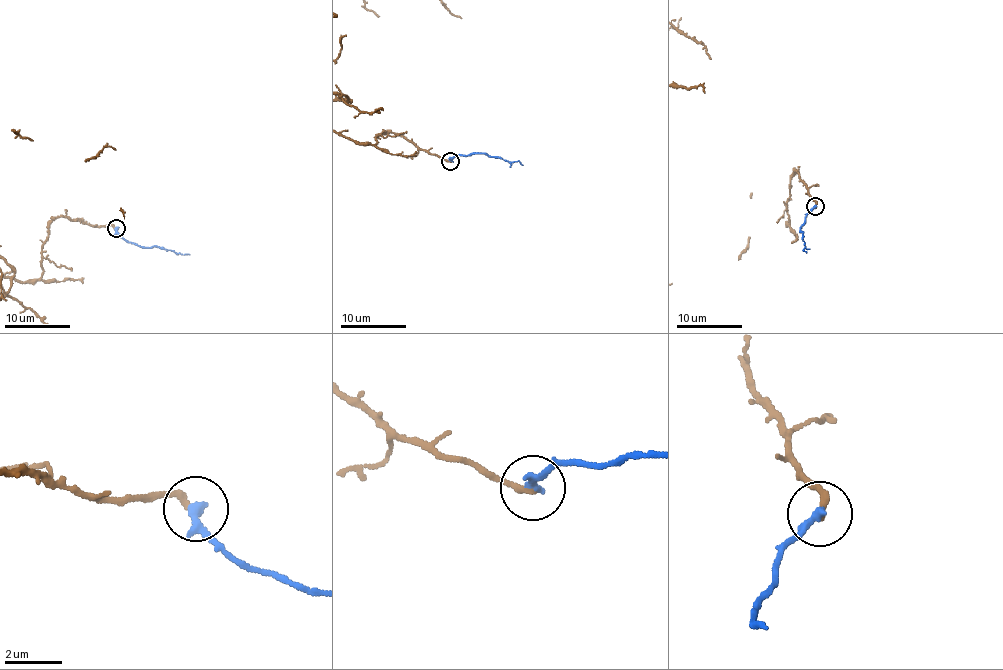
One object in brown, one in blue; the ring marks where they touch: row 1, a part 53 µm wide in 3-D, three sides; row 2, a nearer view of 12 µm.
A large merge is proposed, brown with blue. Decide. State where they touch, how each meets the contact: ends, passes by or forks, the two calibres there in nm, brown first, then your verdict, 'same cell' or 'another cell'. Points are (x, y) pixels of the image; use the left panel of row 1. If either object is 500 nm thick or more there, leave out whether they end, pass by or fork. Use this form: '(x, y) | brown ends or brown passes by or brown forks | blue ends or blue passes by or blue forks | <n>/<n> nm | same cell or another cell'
(116, 228) | brown ends | blue ends | 240/360 nm | same cell

